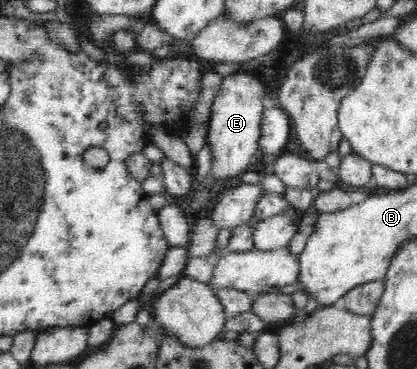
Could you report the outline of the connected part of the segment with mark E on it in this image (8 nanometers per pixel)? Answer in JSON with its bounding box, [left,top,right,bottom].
[207,73,267,180]

